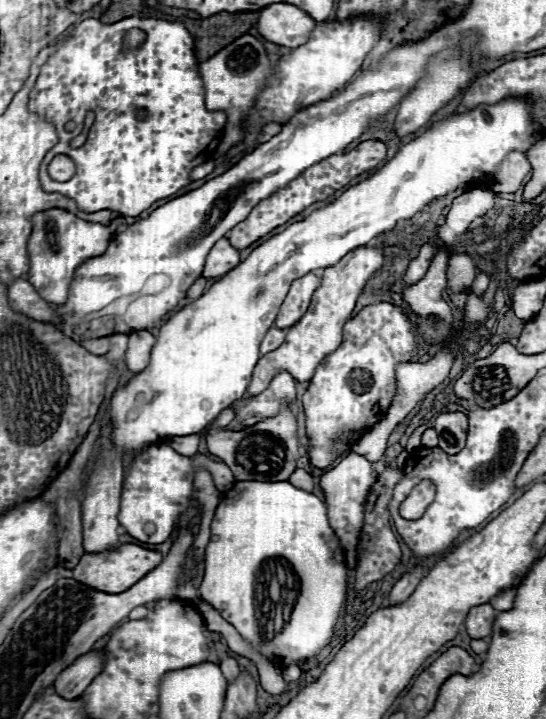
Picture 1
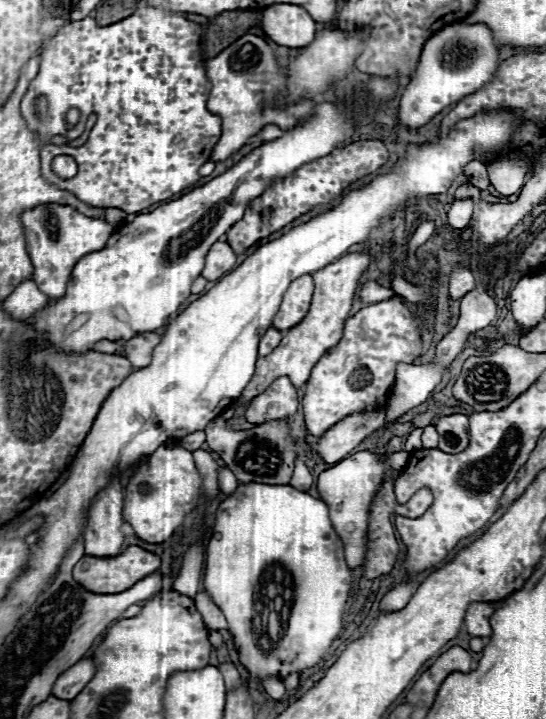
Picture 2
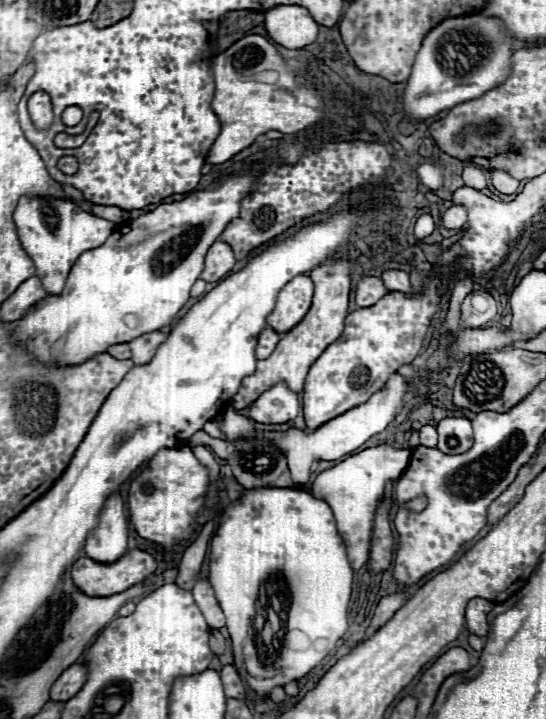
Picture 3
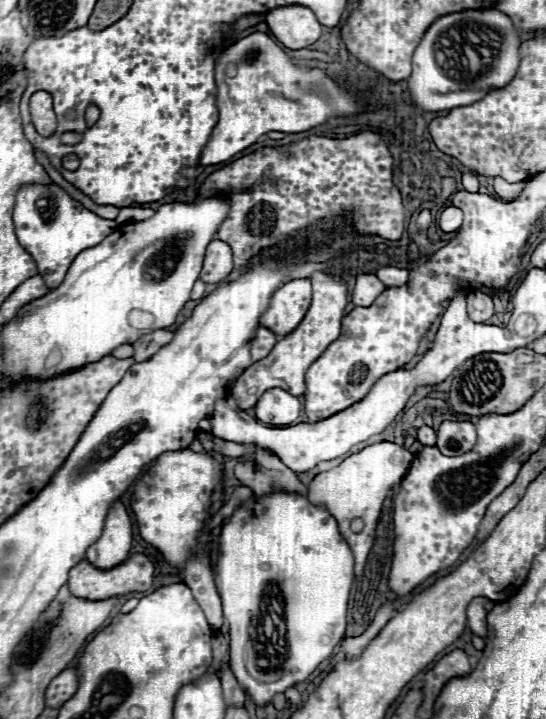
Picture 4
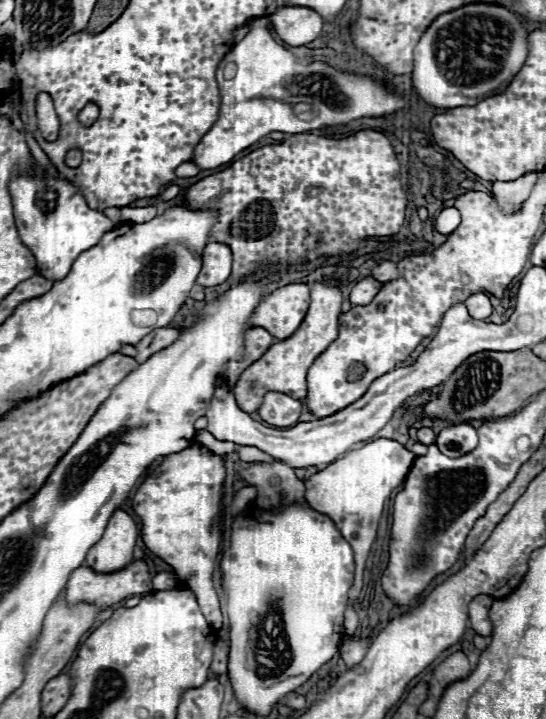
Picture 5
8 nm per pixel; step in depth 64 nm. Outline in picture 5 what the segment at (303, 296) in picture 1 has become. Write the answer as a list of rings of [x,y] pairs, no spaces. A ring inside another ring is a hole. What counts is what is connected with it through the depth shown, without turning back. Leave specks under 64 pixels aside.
[[[286,284],[268,294],[252,316],[252,326],[266,328],[274,338],[284,340],[302,324],[310,304],[308,284]]]

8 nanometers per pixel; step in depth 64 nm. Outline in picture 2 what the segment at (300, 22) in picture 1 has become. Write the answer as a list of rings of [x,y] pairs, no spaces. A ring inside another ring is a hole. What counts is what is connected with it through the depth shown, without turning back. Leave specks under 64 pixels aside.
[[[272,4],[262,14],[264,34],[280,46],[302,48],[316,34],[316,22],[296,4]]]

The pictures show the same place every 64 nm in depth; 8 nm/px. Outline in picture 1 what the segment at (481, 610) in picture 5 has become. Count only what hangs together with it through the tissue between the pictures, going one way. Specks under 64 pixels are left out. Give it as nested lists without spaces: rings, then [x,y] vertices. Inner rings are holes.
[[[490,604],[474,606],[470,608],[466,616],[466,630],[472,638],[484,638],[492,632],[492,622],[494,622],[494,608]]]

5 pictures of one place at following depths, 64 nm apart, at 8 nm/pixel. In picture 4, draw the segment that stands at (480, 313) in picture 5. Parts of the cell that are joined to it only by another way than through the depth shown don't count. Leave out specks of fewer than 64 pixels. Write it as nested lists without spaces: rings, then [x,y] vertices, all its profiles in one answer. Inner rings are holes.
[[[470,292],[468,294],[468,318],[476,324],[482,324],[492,316],[494,316],[492,298],[484,292]]]

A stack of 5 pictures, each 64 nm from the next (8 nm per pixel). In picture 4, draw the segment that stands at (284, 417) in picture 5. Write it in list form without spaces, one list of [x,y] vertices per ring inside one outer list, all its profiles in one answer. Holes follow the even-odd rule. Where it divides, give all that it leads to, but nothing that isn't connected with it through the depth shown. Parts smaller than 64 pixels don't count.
[[[272,388],[262,394],[258,404],[252,408],[252,412],[260,422],[274,424],[274,426],[286,426],[298,418],[300,408],[302,404],[298,396],[292,396],[290,392],[282,388]]]

